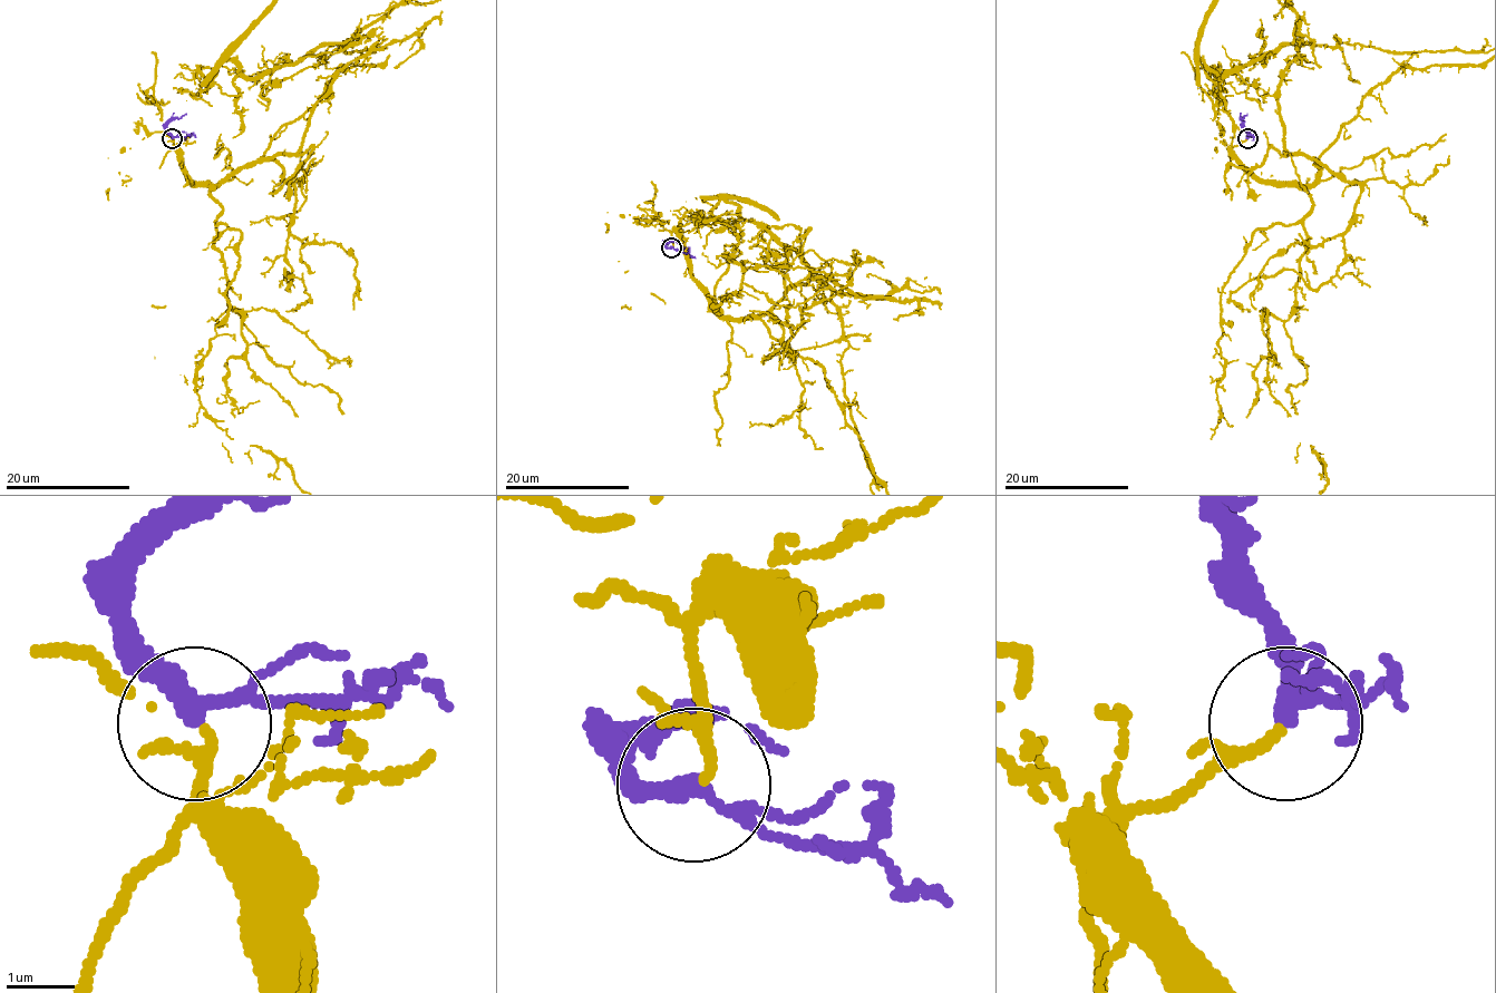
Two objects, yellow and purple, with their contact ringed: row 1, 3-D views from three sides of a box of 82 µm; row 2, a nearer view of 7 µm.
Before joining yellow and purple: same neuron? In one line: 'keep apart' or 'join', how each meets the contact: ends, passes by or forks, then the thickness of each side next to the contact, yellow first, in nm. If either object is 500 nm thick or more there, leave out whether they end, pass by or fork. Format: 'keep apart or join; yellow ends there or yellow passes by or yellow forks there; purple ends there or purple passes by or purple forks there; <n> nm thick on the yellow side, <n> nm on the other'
join; yellow passes by; purple forks there; 120 nm thick on the yellow side, 200 nm on the other

